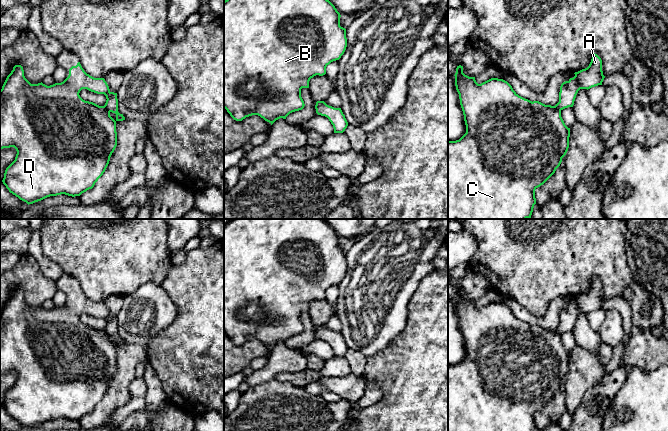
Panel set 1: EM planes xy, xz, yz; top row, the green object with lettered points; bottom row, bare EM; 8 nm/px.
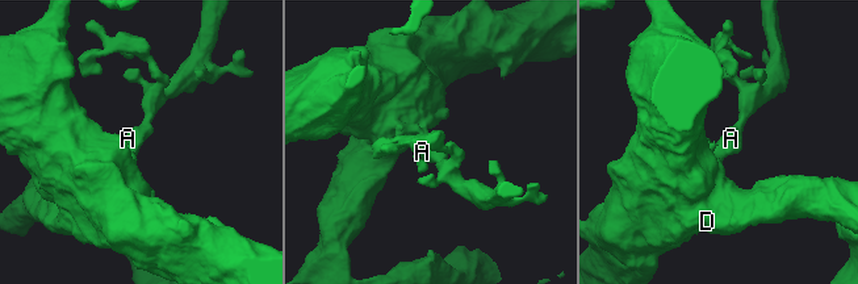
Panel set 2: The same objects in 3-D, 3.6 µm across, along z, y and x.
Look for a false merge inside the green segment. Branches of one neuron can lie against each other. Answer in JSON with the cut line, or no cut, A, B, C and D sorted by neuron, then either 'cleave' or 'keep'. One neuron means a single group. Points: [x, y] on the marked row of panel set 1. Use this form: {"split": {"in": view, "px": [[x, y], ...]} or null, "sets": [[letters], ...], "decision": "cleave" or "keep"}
{"split": null, "sets": [["A", "B", "C", "D"]], "decision": "keep"}

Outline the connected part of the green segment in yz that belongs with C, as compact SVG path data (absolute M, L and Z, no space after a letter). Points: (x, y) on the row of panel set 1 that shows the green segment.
M592 54L589 66L574 73L575 76L565 81L560 86L559 102L555 106L545 105L539 101L530 101L519 96L512 86L503 79L491 78L478 84L475 77L469 77L463 73L463 66L459 65L455 73L455 86L459 94L460 105L464 115L466 133L456 141L448 141L448 219L527 219L531 218L534 205L536 204L535 190L543 185L556 171L569 148L570 128L562 117L561 111L573 107L576 95L580 89L590 89L602 85L605 78L602 71L602 60L597 54Z

